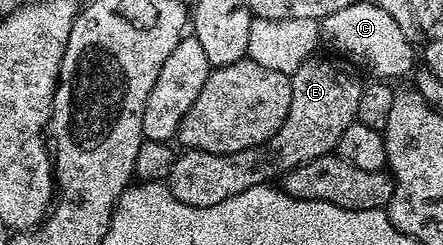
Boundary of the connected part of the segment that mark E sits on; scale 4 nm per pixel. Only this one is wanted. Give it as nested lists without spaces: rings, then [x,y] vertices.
[[[318,58],[305,59],[290,76],[292,105],[288,105],[288,117],[284,117],[284,125],[276,129],[267,143],[227,155],[183,150],[175,158],[172,173],[164,181],[172,197],[193,207],[220,205],[220,201],[228,201],[228,197],[244,193],[244,189],[281,180],[287,171],[316,157],[331,154],[337,148],[344,129],[358,118],[363,84],[357,83],[344,68]]]

